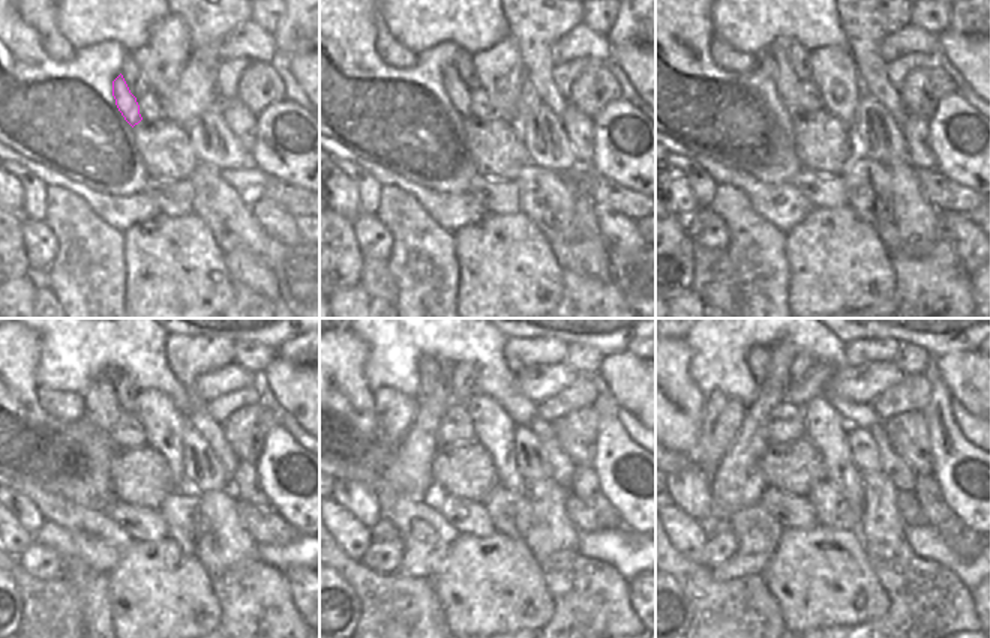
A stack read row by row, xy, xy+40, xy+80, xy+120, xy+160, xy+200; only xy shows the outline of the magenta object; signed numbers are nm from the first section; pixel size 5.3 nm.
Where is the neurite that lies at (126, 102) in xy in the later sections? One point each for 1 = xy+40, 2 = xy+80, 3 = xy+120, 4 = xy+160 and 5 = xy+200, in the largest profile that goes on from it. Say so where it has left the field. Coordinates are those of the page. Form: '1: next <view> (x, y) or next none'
1: next xy+40 (458, 93)
2: next xy+80 (786, 83)
3: next xy+120 (108, 382)
4: next xy+160 (444, 374)
5: next xy+200 (782, 356)

